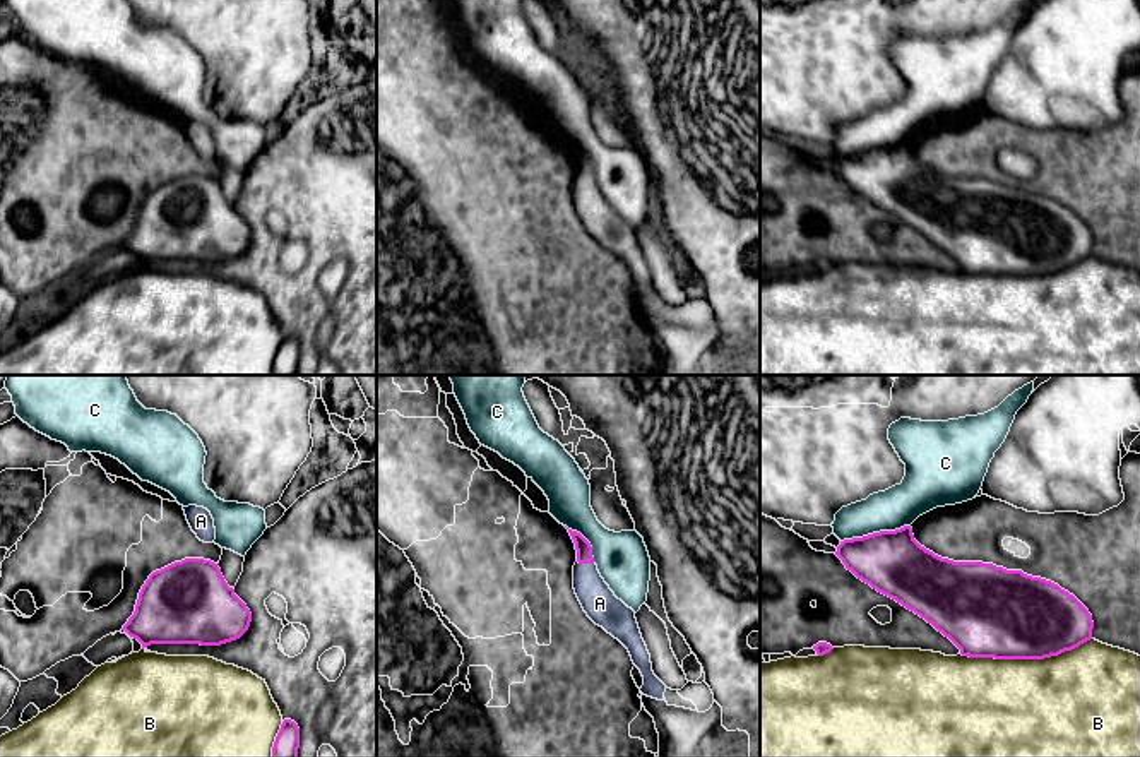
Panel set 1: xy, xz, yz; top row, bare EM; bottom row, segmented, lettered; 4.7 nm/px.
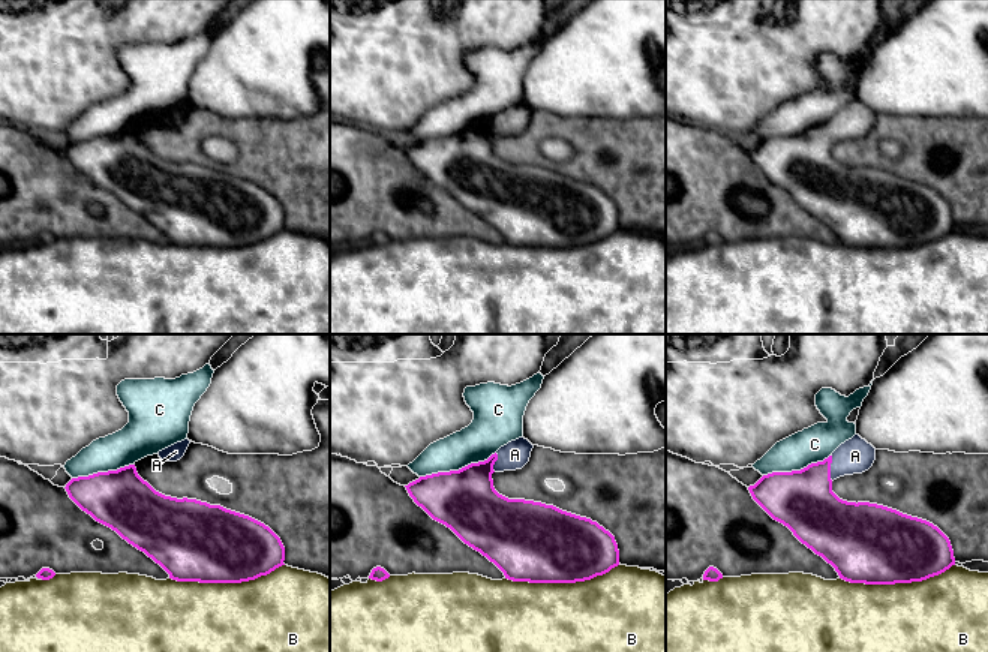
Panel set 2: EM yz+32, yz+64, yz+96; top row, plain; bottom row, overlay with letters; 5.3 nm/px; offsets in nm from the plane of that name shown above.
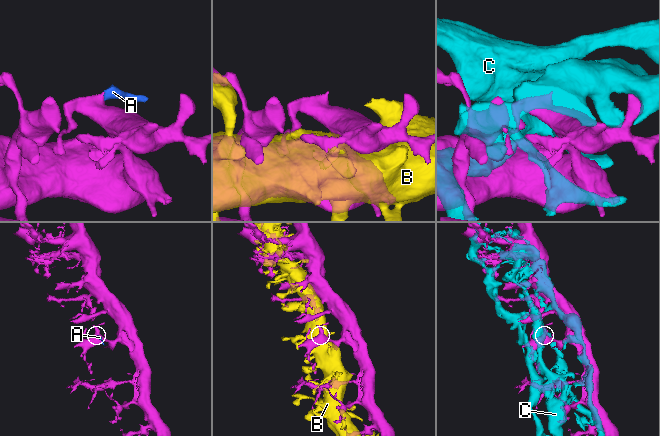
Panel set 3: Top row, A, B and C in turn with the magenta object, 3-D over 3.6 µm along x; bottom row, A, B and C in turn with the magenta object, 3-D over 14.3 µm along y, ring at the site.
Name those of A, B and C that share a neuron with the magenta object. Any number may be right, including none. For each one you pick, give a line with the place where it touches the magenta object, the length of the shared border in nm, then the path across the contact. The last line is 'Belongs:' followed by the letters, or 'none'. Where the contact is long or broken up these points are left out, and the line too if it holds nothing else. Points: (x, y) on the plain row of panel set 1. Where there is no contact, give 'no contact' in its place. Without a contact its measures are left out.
A: xz (586, 178) | 80 nm | across xz (584, 166), (586, 178), (586, 196), (599, 220)
Belongs: A

